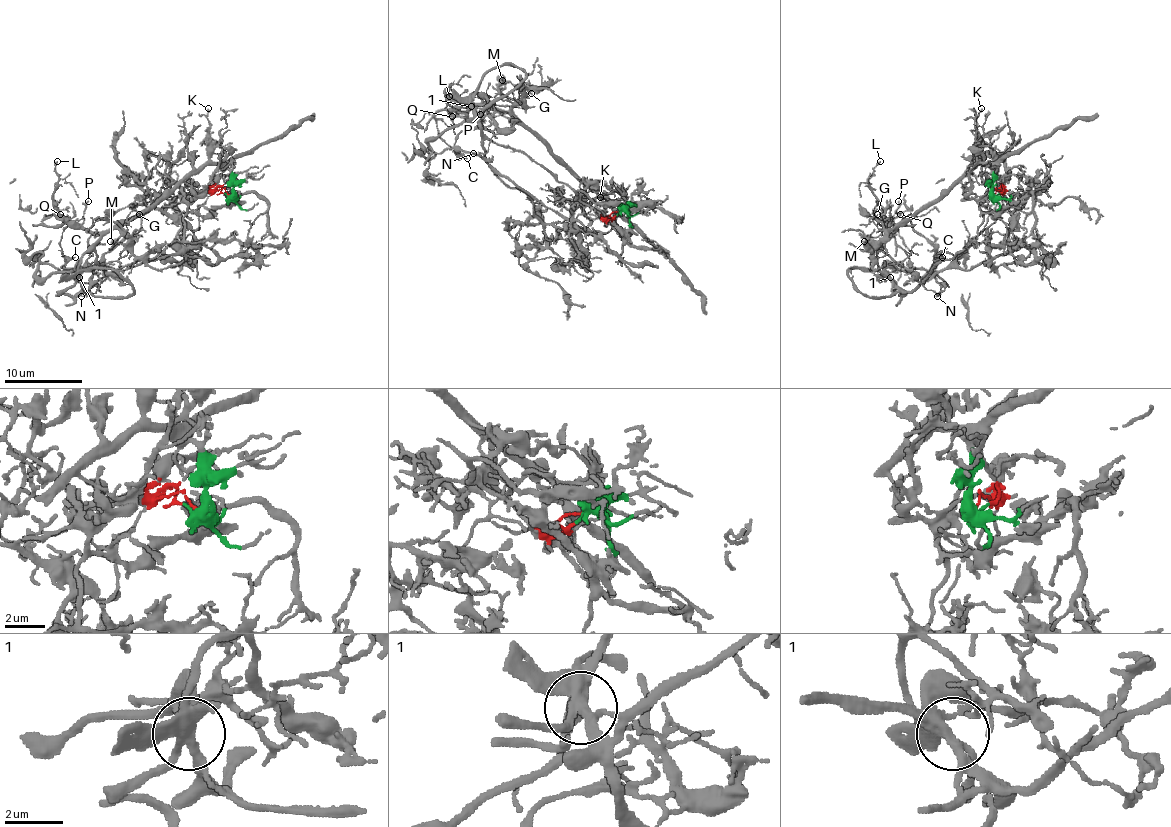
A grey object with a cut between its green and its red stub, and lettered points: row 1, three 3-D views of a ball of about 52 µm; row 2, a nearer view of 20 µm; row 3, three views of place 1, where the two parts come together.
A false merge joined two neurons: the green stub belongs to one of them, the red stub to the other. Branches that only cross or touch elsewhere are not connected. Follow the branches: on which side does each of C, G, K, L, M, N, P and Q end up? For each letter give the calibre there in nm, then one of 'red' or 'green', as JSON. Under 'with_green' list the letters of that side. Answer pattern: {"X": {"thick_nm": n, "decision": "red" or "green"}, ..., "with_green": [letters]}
{"C": {"thick_nm": 240, "decision": "red"}, "G": {"thick_nm": 110, "decision": "green"}, "K": {"thick_nm": 130, "decision": "green"}, "L": {"thick_nm": 180, "decision": "green"}, "M": {"thick_nm": 150, "decision": "green"}, "N": {"thick_nm": 130, "decision": "red"}, "P": {"thick_nm": 170, "decision": "green"}, "Q": {"thick_nm": 110, "decision": "green"}, "with_green": ["G", "K", "L", "M", "P", "Q"]}

